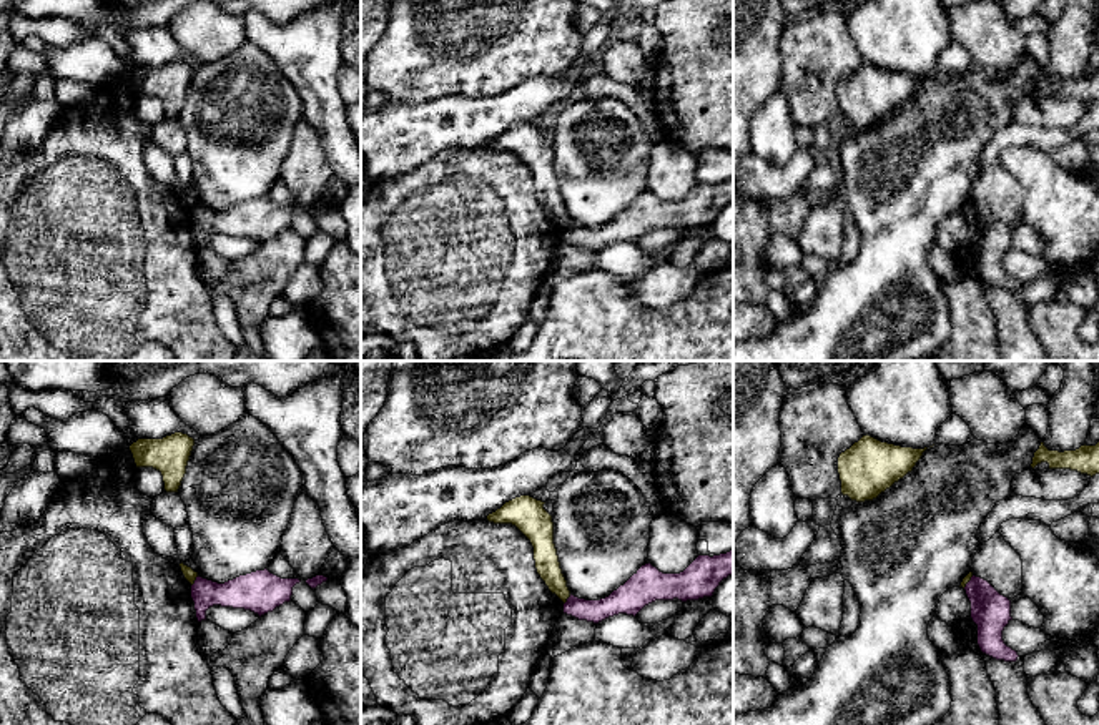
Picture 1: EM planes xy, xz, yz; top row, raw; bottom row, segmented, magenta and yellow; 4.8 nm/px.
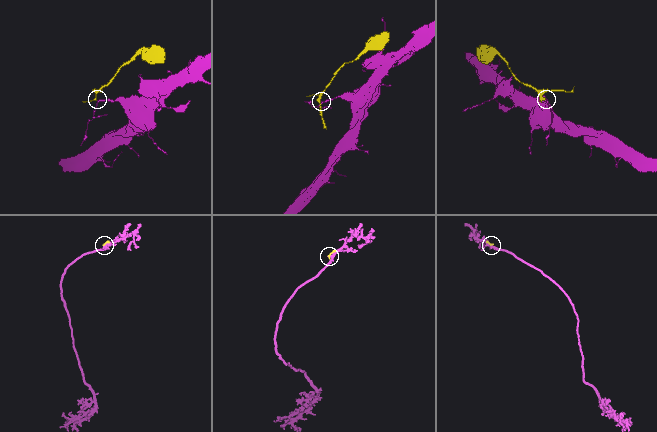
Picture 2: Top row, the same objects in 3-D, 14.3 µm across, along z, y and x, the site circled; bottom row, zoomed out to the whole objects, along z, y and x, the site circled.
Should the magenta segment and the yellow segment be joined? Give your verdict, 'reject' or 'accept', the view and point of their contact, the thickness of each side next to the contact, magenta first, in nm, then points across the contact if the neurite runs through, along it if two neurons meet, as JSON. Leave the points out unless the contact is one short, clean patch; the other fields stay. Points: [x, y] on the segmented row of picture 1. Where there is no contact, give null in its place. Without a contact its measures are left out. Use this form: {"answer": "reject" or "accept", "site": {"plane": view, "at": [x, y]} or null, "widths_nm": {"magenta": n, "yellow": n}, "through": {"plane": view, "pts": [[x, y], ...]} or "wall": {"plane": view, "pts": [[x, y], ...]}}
{"answer": "reject", "site": {"plane": "xy", "at": [195, 581]}, "widths_nm": {"magenta": 160, "yellow": 60}, "wall": {"plane": "xy", "pts": [[198, 576], [192, 586]]}}

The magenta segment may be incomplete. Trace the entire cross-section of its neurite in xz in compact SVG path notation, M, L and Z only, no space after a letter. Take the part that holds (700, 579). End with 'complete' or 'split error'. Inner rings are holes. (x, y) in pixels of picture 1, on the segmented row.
M733 549L713 557L698 555L680 574L663 574L648 562L605 599L585 600L570 594L564 604L564 614L594 624L618 614L635 617L655 600L687 602L712 597L720 582L732 574Z; complete

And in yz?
M976 575L971 577L964 590L971 602L971 619L978 625L981 652L996 660L1016 662L1018 652L1003 640L1003 630L1013 620L1011 600Z; complete

